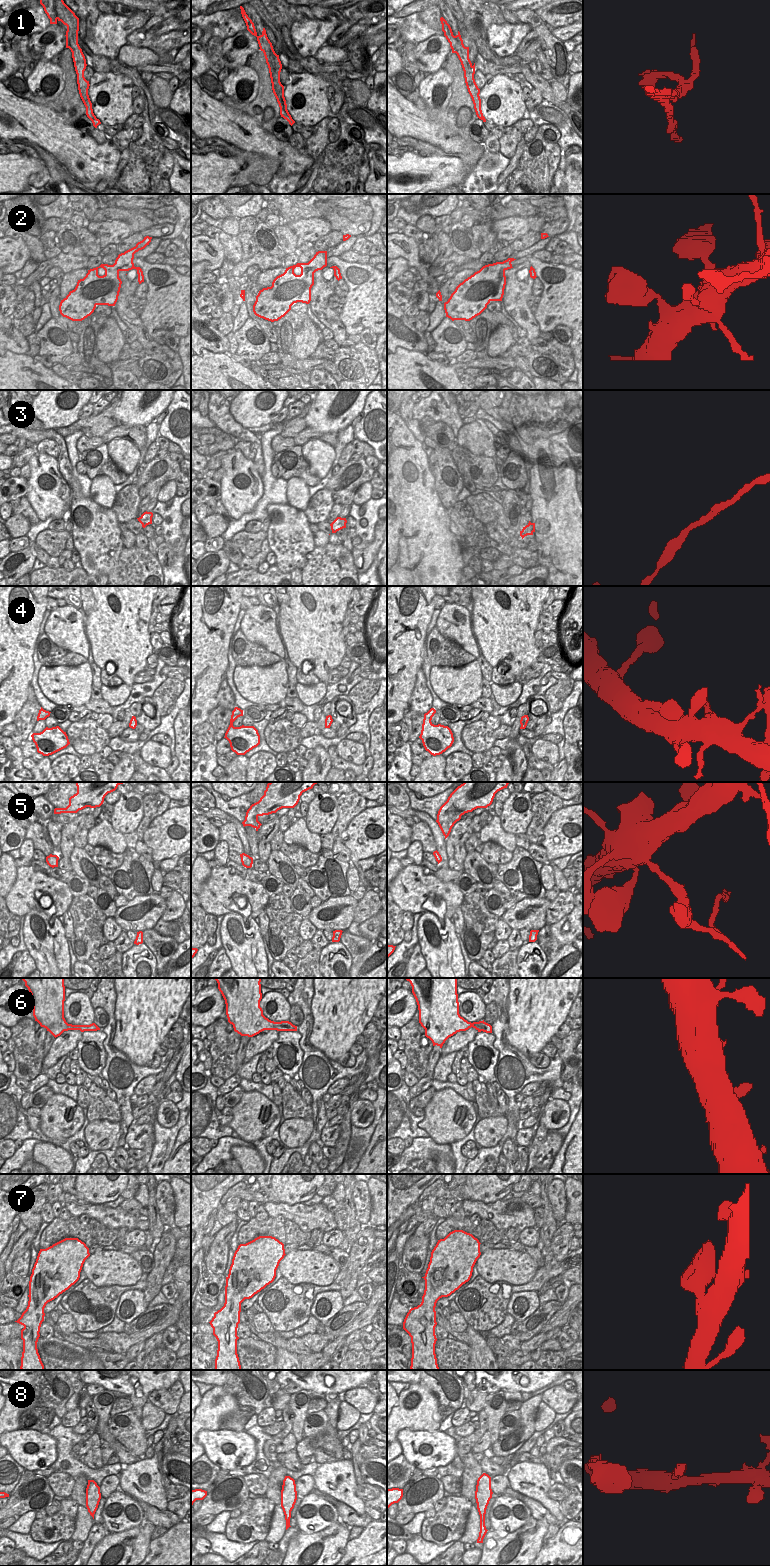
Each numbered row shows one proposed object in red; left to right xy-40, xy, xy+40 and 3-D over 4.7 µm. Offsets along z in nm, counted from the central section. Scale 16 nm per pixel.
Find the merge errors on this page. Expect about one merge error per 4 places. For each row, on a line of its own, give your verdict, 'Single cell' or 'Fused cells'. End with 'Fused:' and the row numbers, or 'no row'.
1: Fused cells
2: Fused cells
3: Single cell
4: Single cell
5: Fused cells
6: Single cell
7: Single cell
8: Single cell
Fused: 1, 2, 5.

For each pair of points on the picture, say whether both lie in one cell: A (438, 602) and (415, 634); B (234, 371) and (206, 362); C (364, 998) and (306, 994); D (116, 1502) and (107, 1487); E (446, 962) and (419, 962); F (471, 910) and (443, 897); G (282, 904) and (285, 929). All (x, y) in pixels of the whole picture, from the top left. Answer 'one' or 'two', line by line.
A: two
B: one
C: two
D: two
E: two
F: two
G: one

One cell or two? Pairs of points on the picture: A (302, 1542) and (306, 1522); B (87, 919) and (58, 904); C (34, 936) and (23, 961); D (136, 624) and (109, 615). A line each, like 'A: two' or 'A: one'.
A: two
B: two
C: two
D: one

